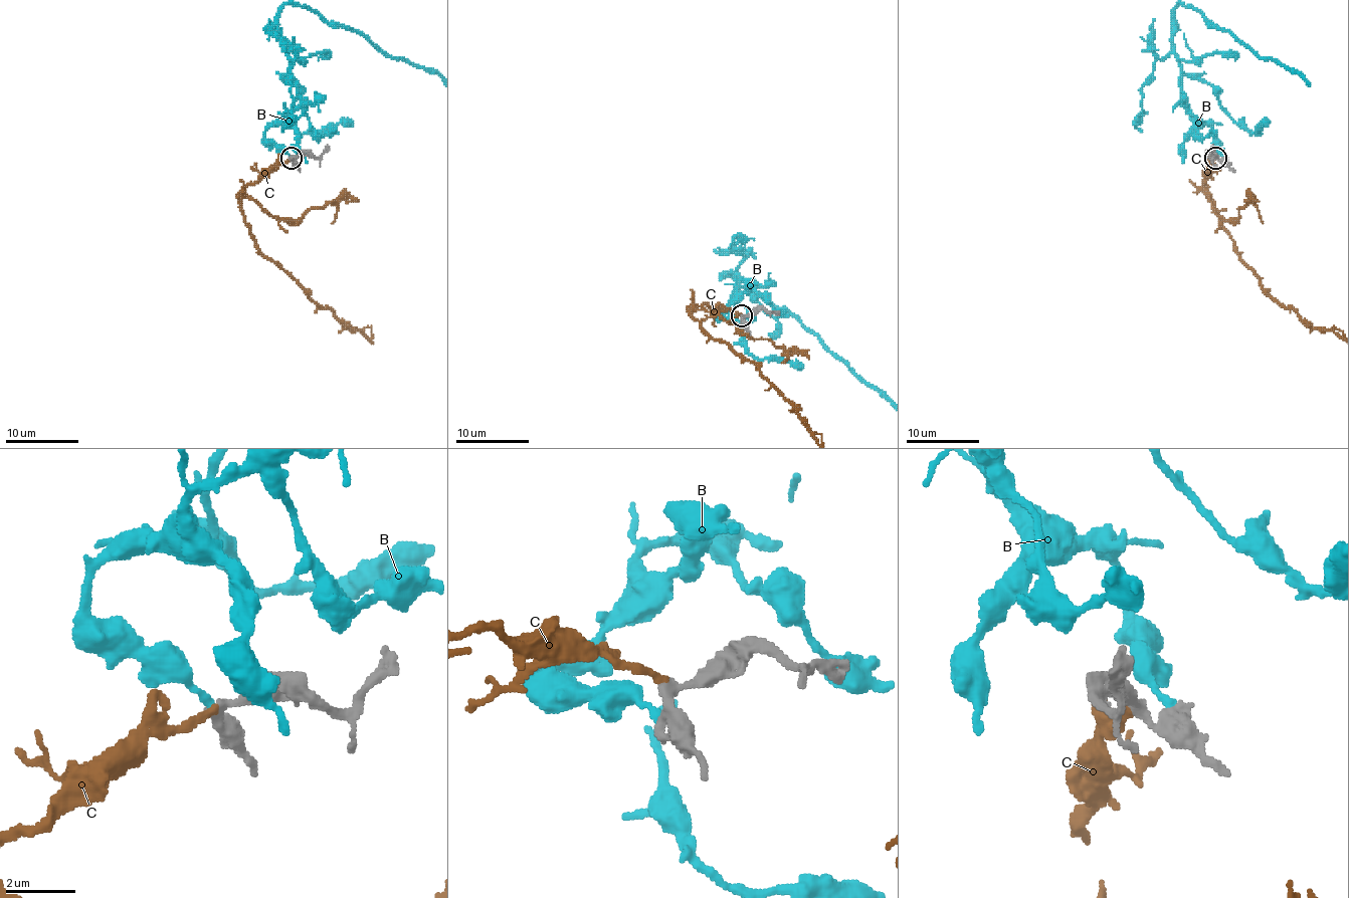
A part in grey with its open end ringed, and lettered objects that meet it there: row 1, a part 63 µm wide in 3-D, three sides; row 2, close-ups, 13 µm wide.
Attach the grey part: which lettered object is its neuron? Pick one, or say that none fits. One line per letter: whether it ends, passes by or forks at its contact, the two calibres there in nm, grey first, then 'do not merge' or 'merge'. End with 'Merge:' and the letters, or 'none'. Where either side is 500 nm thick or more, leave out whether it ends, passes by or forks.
B: it ends | 360/200 nm | do not merge
C: it ends | 200/200 nm | merge
Merge: C

